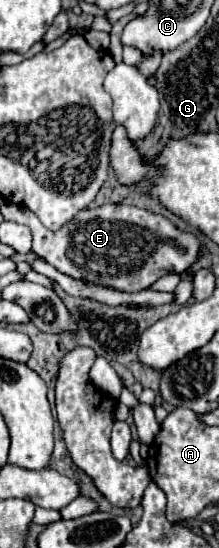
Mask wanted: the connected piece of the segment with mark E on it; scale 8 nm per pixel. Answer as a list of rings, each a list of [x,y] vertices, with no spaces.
[[[104,204],[80,210],[66,226],[52,232],[24,206],[18,206],[18,222],[32,230],[32,252],[52,264],[62,274],[78,280],[102,284],[122,292],[150,288],[166,272],[186,272],[196,260],[200,242],[188,232],[180,232],[170,220],[148,210],[126,204]]]

